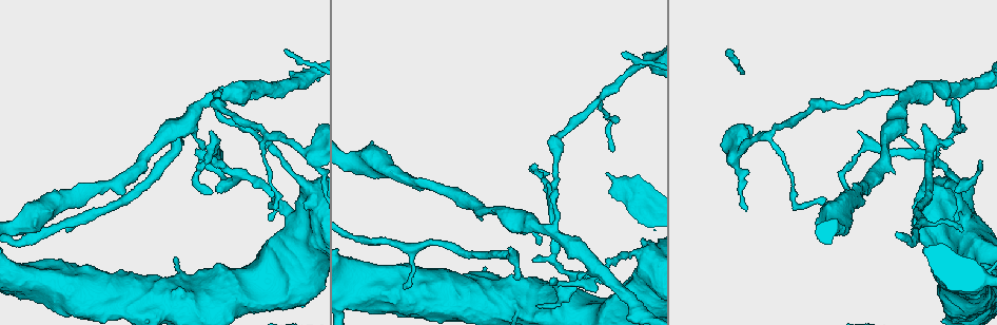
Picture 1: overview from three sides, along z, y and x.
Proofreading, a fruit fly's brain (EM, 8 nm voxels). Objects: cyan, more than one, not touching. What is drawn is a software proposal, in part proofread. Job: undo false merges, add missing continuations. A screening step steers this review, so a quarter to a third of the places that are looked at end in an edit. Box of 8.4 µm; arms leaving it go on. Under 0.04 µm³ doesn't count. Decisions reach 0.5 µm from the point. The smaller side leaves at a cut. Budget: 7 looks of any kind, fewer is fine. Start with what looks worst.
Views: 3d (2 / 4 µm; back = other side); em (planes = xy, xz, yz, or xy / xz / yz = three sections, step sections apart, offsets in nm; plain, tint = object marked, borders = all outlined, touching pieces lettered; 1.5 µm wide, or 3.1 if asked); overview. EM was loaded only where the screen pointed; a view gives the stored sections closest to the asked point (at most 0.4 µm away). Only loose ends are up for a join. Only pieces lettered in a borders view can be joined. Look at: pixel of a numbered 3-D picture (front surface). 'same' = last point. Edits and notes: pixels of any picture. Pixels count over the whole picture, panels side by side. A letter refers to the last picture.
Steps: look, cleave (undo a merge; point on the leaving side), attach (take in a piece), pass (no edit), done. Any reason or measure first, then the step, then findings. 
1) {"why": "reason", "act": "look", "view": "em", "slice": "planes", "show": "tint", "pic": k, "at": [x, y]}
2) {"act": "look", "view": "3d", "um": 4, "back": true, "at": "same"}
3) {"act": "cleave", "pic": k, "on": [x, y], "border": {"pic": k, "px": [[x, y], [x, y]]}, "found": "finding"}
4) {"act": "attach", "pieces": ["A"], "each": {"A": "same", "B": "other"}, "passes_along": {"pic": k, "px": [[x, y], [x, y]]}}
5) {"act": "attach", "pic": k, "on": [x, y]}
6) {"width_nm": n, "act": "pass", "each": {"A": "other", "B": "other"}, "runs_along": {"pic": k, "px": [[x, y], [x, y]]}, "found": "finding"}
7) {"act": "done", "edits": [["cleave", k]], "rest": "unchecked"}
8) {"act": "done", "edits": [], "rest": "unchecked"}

{"why": "thin end", "act": "look", "view": "3d", "um": 2, "pic": 1, "at": [268, 218]}

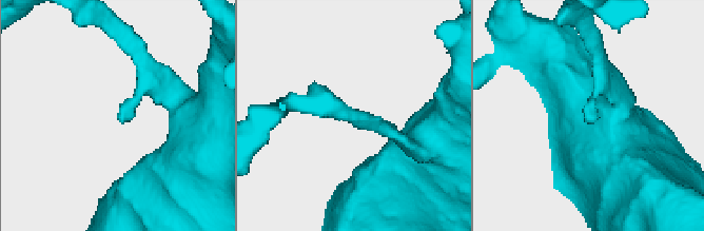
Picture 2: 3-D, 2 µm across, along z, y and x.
{"arm_widths_nm": [170, 420], "why": "shape alone is not enough", "act": "look", "view": "em", "slice": "xy", "step": 4, "show": "tint", "pic": 2, "at": [596, 119]}

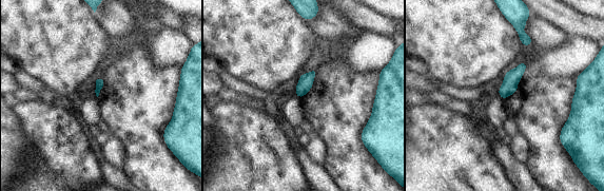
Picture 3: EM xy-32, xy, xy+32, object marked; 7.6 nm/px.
{"why": "cut it another way", "act": "look", "view": "em", "slice": "planes", "show": "borders", "at": "same"}

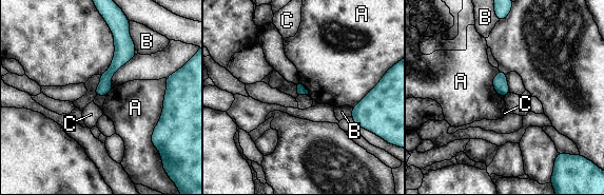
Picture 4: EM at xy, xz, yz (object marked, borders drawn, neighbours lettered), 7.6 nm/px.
{"act": "pass", "each": {"A": "other", "B": "other", "C": "other"}, "found": "no lettered piece goes on from it"}

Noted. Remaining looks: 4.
{"act": "look", "view": "3d", "um": 2, "pic": 1, "at": [515, 278]}

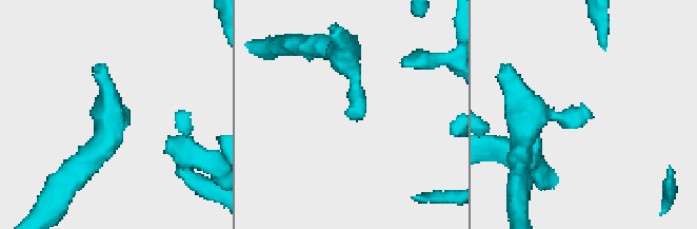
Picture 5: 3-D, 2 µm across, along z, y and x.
{"why": "need the tissue", "act": "look", "view": "em", "slice": "planes", "show": "plain", "pic": 5, "at": [591, 118]}

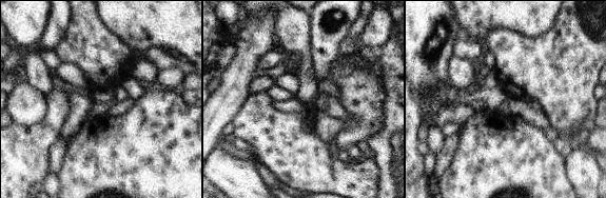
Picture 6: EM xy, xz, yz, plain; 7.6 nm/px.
{"act": "look", "view": "em", "slice": "planes", "show": "borders", "at": "same"}

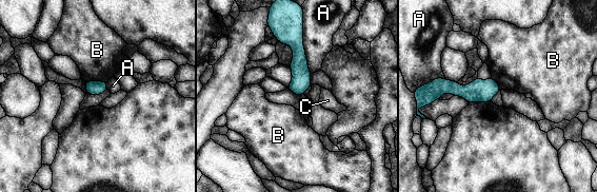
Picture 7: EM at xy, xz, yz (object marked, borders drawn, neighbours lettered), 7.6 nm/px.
{"width_nm": 110, "act": "pass", "each": {"A": "other", "B": "other", "C": "other"}, "runs_along": {"pic": 7, "px": [[292, 30], [298, 48], [301, 92]]}, "found": "no lettered piece goes on from it"}

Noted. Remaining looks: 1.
{"why": "sudden change in width", "act": "look", "view": "em", "slice": "planes", "show": "borders", "pic": 1, "at": [903, 96]}

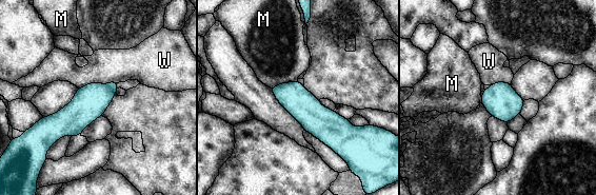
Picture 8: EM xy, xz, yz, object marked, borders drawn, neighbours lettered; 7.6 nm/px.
{"act": "cleave", "pic": 8, "on": [113, 85], "each": {"M": "other", "W": "other"}, "border": {"pic": 8, "px": [[106, 84], [115, 93]]}, "found": "two neurons meet here"}

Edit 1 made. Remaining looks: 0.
{"act": "done", "edits": [["cleave", 8]], "rest": "unchecked"}

